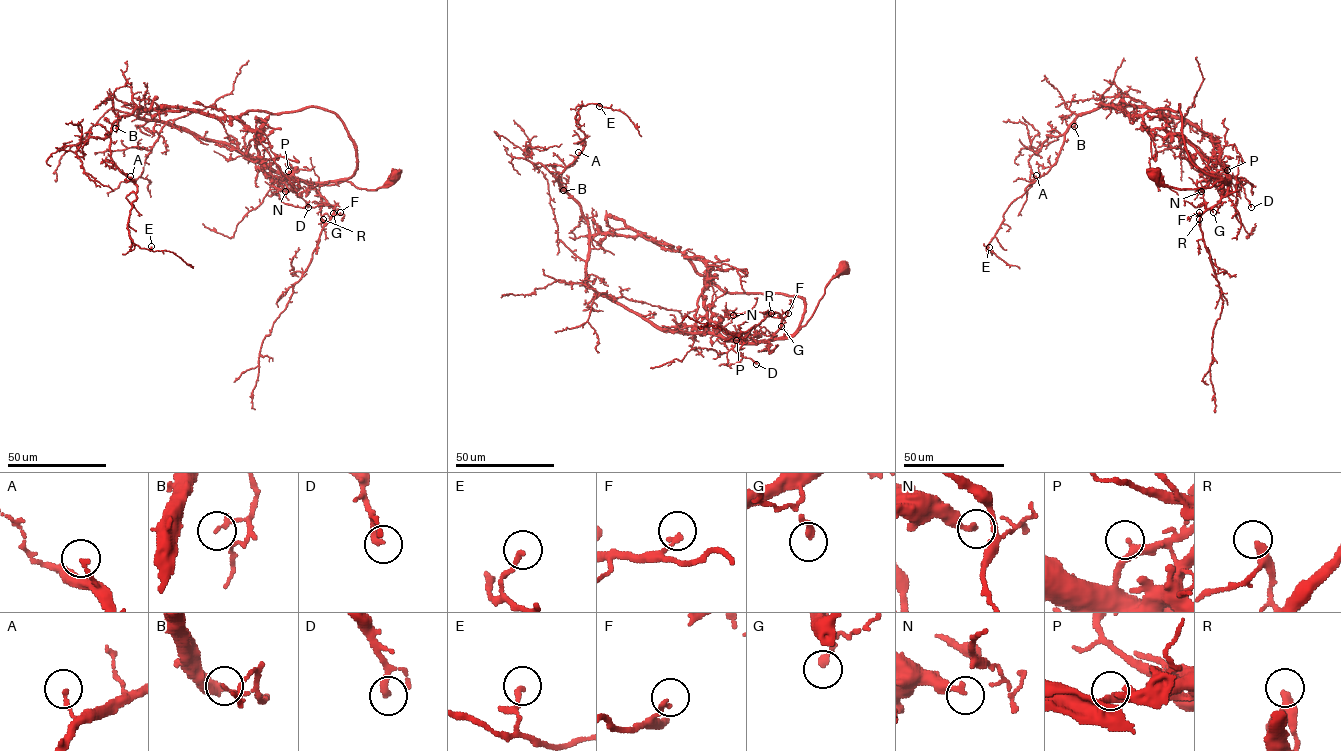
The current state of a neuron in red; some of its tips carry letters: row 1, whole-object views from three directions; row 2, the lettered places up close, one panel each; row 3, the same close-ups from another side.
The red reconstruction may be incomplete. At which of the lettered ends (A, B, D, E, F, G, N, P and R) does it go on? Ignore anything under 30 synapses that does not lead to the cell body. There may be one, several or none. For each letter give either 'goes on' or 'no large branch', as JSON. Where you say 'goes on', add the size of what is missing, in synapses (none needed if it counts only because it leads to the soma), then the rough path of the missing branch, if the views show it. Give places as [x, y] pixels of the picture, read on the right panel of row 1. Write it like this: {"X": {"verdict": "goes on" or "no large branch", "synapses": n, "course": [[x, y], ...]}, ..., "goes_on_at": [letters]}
{"A": {"verdict": "no large branch"}, "B": {"verdict": "no large branch"}, "D": {"verdict": "no large branch"}, "E": {"verdict": "no large branch"}, "F": {"verdict": "no large branch"}, "G": {"verdict": "no large branch"}, "N": {"verdict": "no large branch"}, "P": {"verdict": "no large branch"}, "R": {"verdict": "no large branch"}, "goes_on_at": []}

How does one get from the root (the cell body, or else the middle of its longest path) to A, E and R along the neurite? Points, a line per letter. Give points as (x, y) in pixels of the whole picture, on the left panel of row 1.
A: (394, 174), (377, 189), (287, 178), (227, 144), (140, 118), (138, 106), (110, 135), (112, 161), (130, 176)
E: (394, 174), (377, 189), (287, 178), (138, 106), (113, 125), (110, 156), (137, 186), (129, 236), (151, 246)
R: (394, 174), (377, 189), (357, 188), (346, 181), (316, 186), (333, 211), (325, 224), (323, 219)

